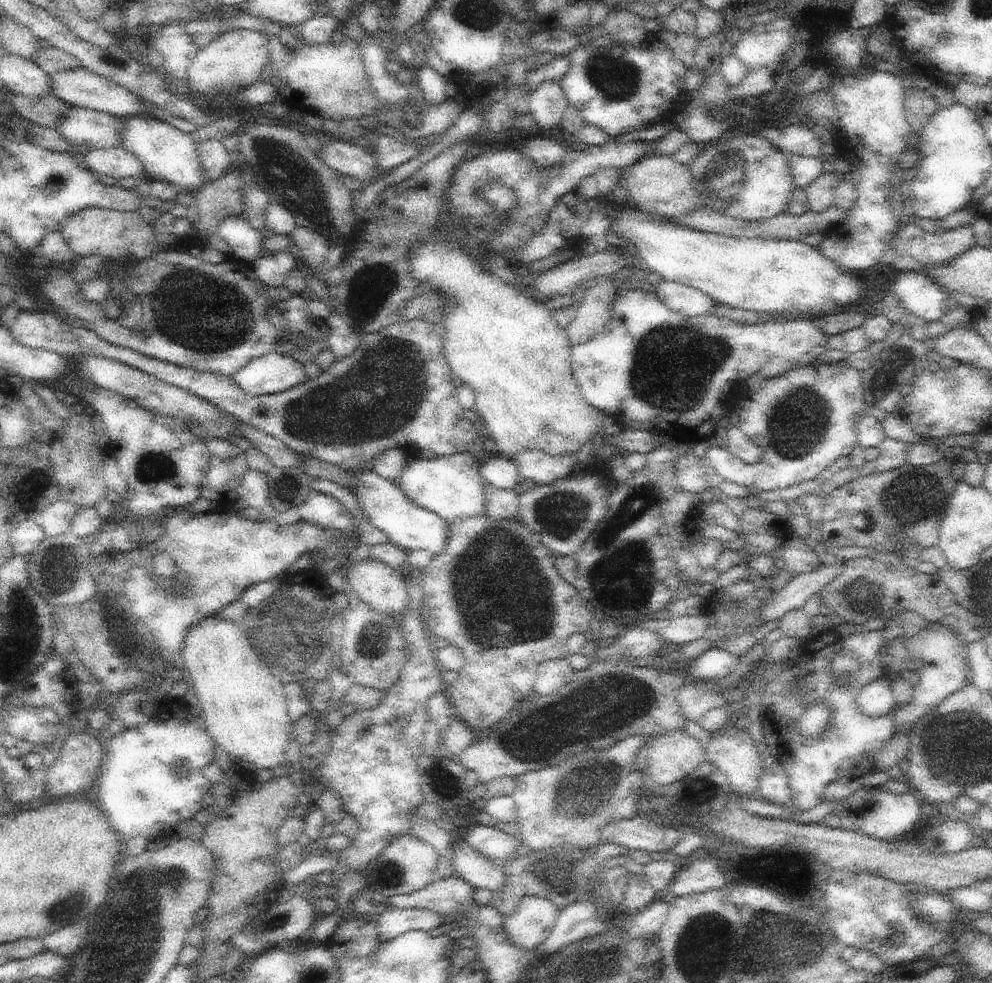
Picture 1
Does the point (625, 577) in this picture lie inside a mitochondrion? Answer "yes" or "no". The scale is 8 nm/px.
yes

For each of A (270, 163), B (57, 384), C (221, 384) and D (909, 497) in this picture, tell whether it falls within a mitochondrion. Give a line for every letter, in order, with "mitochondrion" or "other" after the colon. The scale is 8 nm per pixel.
A: mitochondrion
B: other
C: other
D: mitochondrion

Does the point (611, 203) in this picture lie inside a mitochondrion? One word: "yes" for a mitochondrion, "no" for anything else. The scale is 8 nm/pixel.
no

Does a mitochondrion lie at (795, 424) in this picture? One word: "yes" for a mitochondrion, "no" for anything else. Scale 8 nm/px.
yes

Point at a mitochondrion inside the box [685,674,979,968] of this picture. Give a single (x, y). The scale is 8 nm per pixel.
(745, 939)

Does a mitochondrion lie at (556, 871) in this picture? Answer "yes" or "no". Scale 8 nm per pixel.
yes

